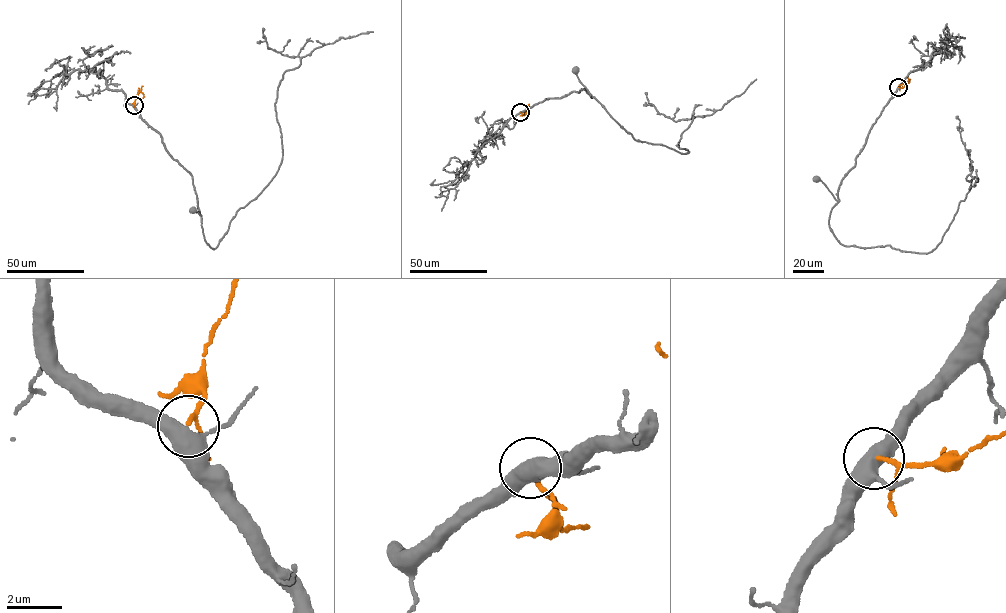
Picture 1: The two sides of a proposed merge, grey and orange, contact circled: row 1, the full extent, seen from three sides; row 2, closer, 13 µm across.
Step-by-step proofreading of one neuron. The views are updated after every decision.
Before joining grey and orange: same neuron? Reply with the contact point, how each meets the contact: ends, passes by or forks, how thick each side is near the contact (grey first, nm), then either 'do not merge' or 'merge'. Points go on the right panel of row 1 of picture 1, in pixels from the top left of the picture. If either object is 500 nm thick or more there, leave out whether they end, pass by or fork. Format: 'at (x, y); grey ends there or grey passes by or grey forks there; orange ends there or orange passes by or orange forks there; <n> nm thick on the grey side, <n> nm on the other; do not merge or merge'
at (898, 87); grey forks there; orange passes by; 440 nm thick on the grey side, 100 nm on the other; merge

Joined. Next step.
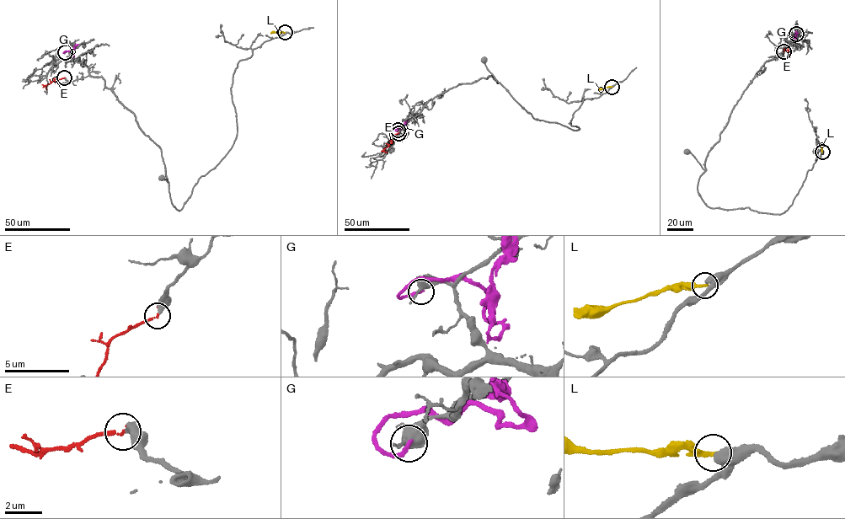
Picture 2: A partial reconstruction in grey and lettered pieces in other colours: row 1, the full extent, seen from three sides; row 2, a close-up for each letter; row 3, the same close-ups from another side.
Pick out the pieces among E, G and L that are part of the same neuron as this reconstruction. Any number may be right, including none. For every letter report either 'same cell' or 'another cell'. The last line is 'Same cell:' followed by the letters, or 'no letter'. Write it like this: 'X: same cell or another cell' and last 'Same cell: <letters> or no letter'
E: same cell
G: another cell
L: another cell
Same cell: E

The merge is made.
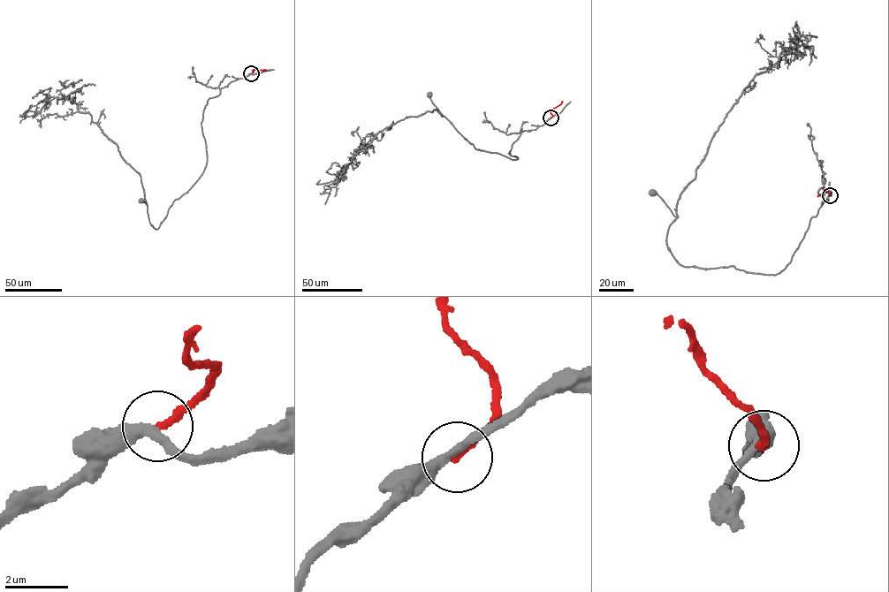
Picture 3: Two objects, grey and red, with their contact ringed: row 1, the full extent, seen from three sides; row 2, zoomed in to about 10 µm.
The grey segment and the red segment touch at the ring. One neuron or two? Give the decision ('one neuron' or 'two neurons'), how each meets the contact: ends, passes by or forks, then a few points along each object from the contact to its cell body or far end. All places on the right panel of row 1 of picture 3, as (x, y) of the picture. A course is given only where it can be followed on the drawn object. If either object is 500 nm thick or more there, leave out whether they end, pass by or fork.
two neurons | grey passes by | red ends | grey via (829, 195), (818, 192), (817, 214), (774, 275), (680, 265), (666, 240), (676, 217), (652, 193) | red via (829, 195), (824, 188), (817, 196)

